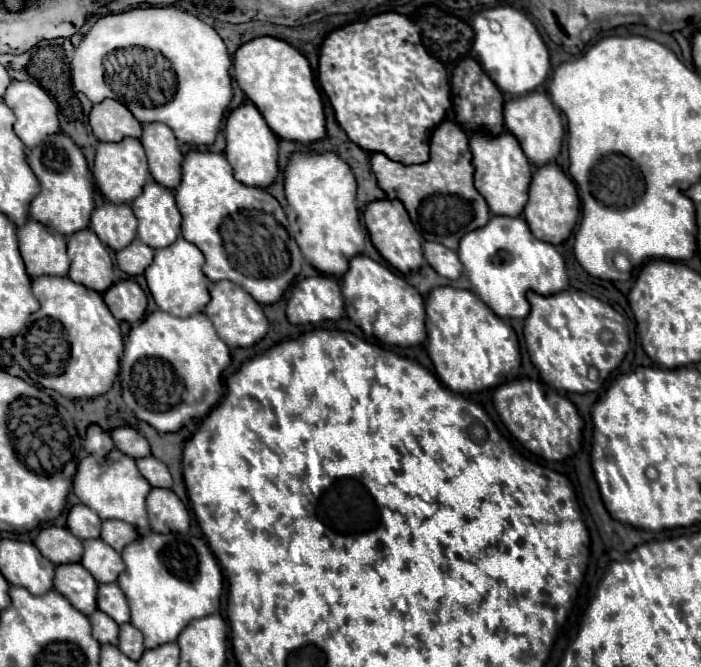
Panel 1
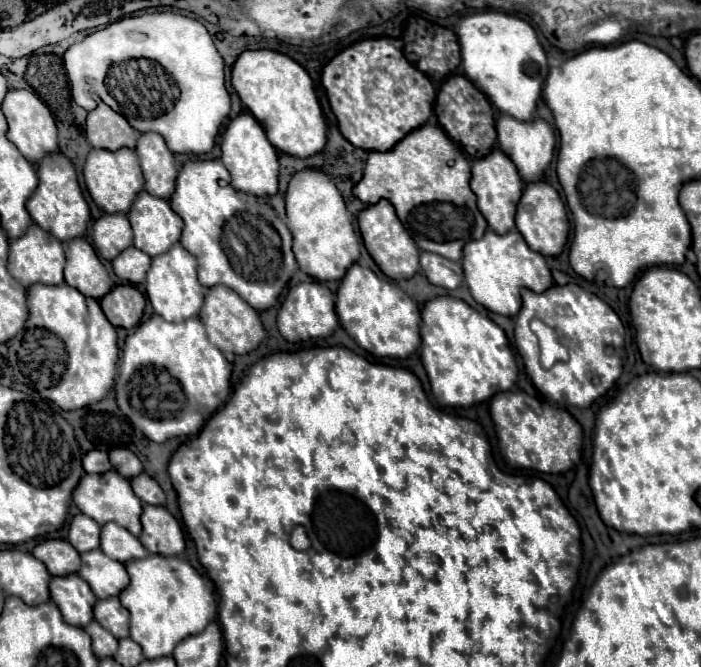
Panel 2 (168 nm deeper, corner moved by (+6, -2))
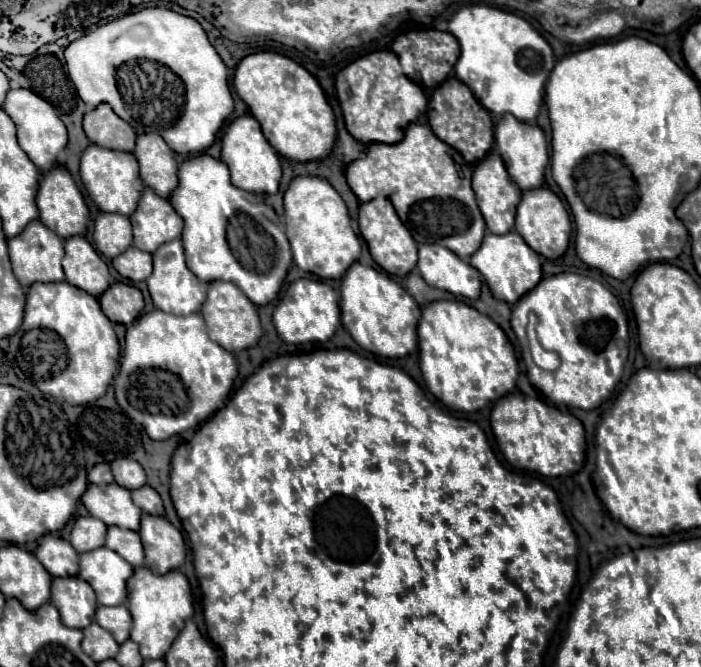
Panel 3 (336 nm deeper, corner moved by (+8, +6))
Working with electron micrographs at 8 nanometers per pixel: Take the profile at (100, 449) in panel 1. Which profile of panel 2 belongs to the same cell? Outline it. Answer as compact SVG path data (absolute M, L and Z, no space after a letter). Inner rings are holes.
M89 451L83 457L83 469L89 475L103 475L103 473L111 471L111 463L109 463L107 453L103 453L103 451Z

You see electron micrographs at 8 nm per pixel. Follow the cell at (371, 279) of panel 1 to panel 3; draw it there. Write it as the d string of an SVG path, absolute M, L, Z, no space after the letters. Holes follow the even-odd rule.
M355 263L341 279L341 321L351 337L369 353L381 357L405 357L415 347L415 325L421 309L415 299L387 273Z

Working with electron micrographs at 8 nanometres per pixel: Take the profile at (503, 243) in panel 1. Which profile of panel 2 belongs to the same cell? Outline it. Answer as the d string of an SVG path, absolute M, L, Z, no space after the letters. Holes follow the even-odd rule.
M487 231L481 239L465 245L461 265L473 299L485 309L489 309L491 313L499 313L505 317L515 317L519 313L521 287L541 293L553 285L545 257L529 249L529 245L525 243L519 231L509 231L505 235Z

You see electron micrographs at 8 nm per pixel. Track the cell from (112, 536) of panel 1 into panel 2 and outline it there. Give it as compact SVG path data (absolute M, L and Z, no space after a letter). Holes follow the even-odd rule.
M107 523L101 527L101 549L107 557L113 557L121 563L129 563L131 559L143 559L147 555L139 539L115 523Z

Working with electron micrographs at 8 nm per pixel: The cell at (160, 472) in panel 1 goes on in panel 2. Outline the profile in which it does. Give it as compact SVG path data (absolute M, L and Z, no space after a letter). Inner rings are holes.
M141 473L141 475L133 477L131 487L133 487L133 493L141 499L141 503L147 503L147 505L165 505L165 493L157 485L157 481L153 481L149 475Z

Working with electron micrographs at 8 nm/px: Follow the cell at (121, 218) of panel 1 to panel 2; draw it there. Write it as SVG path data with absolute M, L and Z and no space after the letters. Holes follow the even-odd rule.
M103 215L93 225L93 245L107 261L115 259L133 243L133 231L127 215Z

